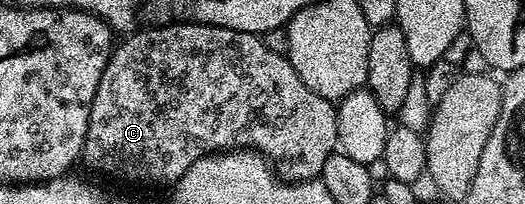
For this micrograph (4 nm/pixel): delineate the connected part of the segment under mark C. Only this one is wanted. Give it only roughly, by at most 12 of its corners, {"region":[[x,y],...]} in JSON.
{"region":[[138,28],[103,68],[81,158],[176,184],[256,150],[320,179],[337,106],[264,37]]}

